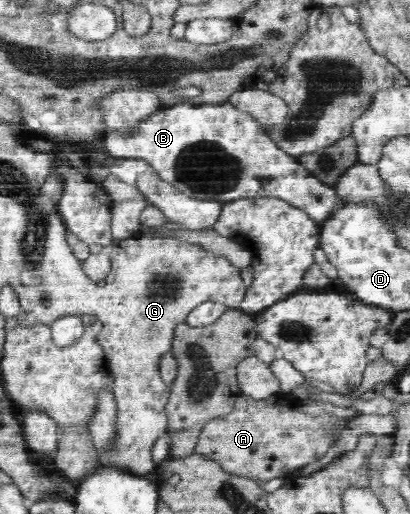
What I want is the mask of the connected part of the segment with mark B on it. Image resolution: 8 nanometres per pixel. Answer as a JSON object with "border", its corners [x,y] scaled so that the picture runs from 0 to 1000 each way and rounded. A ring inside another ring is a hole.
{"border":[[[559,195],[393,210],[346,253],[307,263],[268,255],[254,280],[266,305],[359,313],[395,350],[483,389],[517,387],[549,397],[580,385],[663,381],[707,393],[780,438],[849,395],[863,395],[829,383],[820,362],[759,340],[722,305],[705,304],[656,268],[629,230],[585,216]]]}

